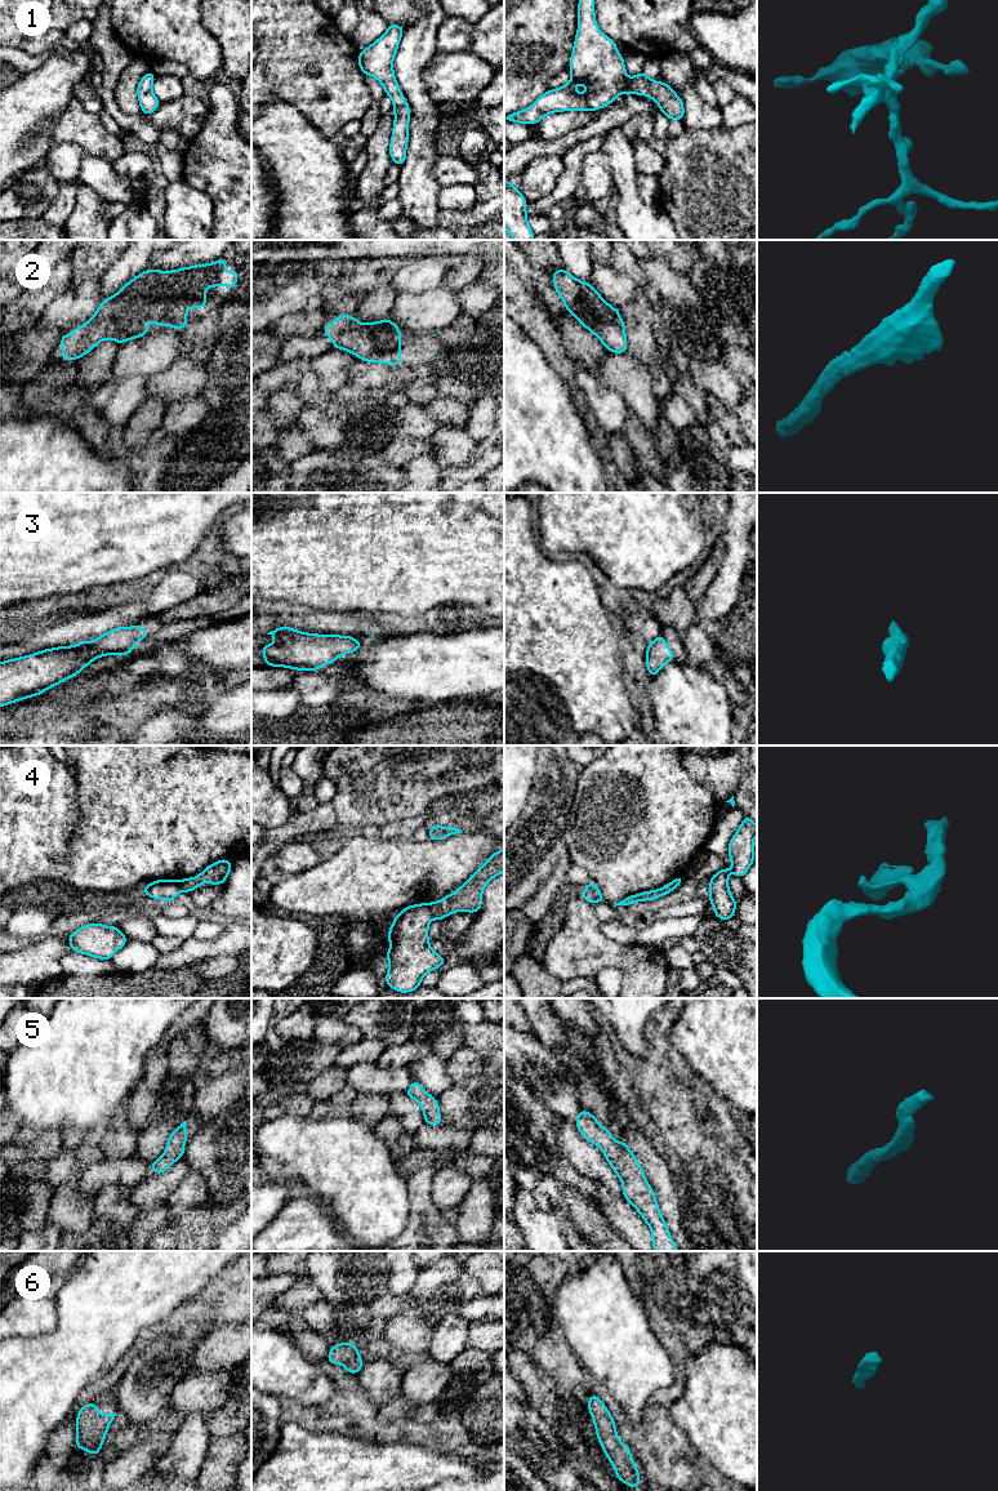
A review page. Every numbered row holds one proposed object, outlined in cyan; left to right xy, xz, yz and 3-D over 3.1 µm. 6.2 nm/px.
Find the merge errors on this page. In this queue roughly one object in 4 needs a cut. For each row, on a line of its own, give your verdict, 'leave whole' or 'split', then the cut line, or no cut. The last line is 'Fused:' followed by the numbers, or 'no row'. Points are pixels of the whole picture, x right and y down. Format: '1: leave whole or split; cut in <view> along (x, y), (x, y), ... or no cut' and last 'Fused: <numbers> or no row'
1: leave whole; no cut
2: leave whole; no cut
3: leave whole; no cut
4: split; cut in xz along (428, 904), (435, 917)
5: leave whole; no cut
6: leave whole; no cut
Fused: 4

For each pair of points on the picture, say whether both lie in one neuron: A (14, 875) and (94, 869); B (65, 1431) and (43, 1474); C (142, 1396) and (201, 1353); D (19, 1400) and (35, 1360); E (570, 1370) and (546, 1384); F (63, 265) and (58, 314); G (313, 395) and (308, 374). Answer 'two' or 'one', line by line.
A: two
B: one
C: two
D: one
E: two
F: two
G: one

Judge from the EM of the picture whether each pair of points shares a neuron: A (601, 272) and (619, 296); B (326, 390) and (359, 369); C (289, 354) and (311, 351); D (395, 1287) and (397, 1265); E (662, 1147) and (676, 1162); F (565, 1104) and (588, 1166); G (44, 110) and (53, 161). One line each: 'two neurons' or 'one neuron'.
A: one neuron
B: two neurons
C: one neuron
D: one neuron
E: one neuron
F: two neurons
G: two neurons

